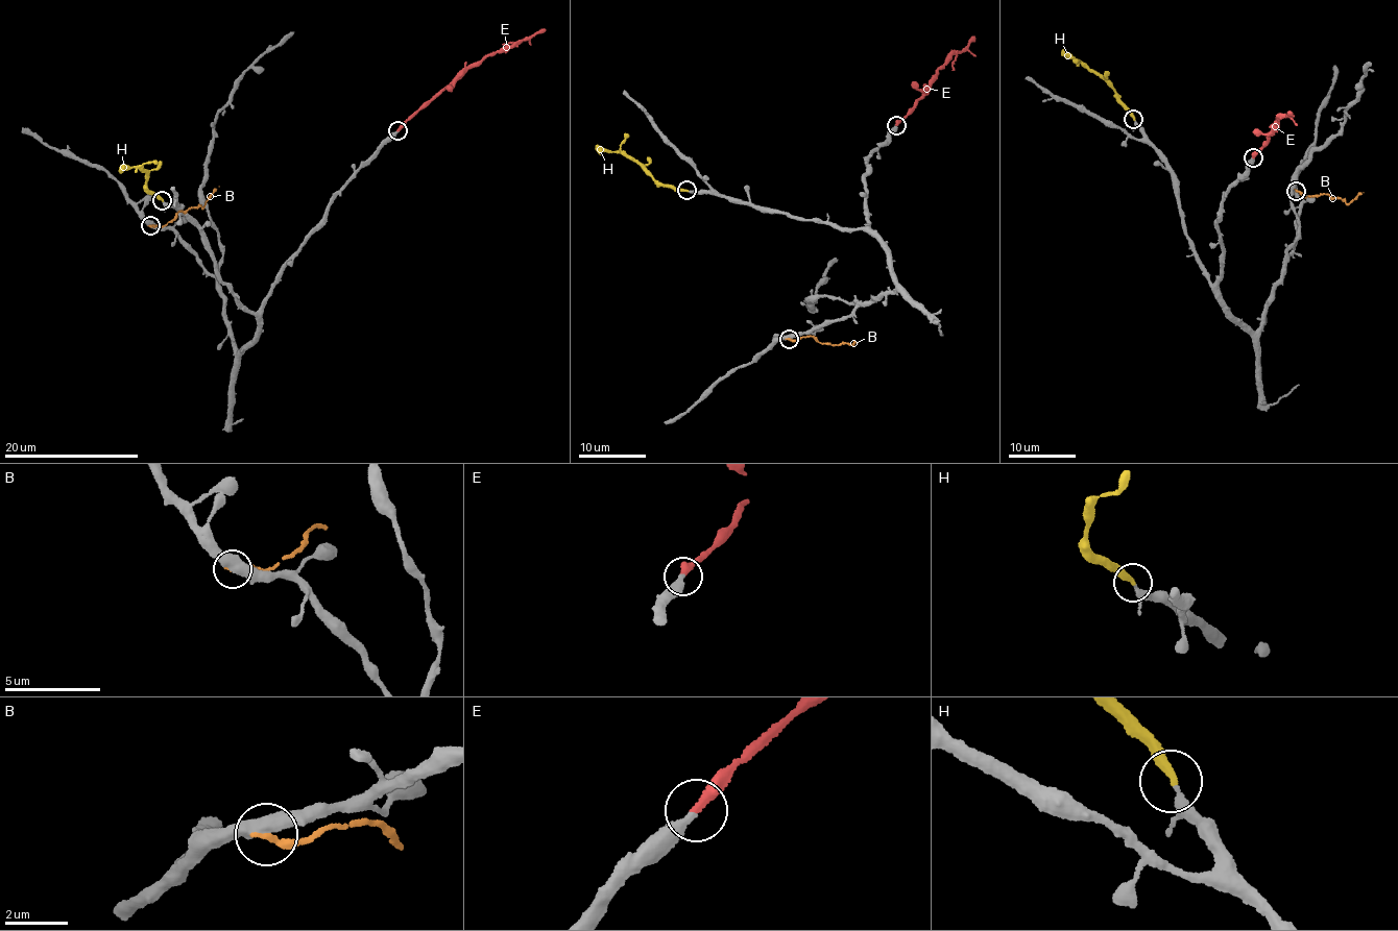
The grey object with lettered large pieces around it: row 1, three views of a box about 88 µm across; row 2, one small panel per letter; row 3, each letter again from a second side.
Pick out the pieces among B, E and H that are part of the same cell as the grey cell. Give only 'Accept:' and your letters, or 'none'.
Accept: E, H

